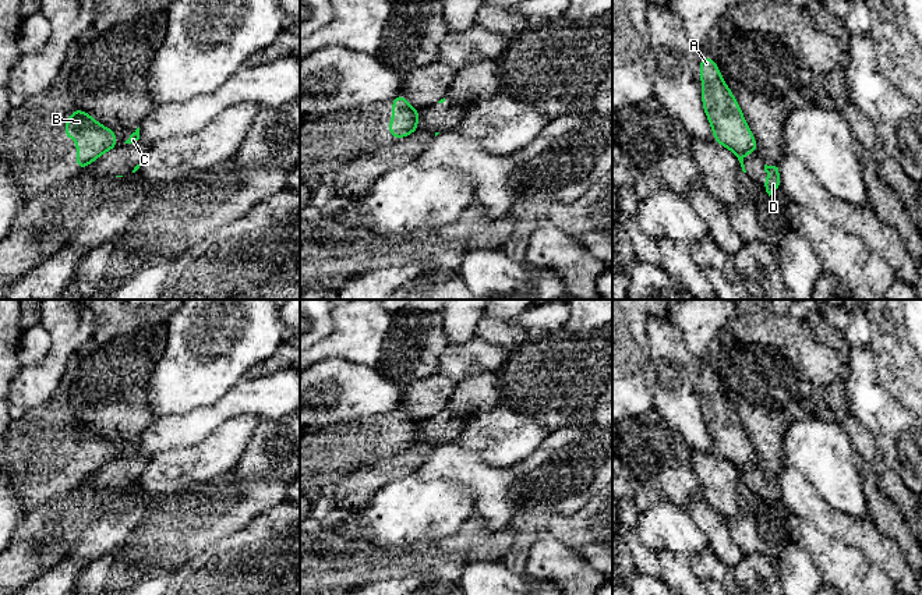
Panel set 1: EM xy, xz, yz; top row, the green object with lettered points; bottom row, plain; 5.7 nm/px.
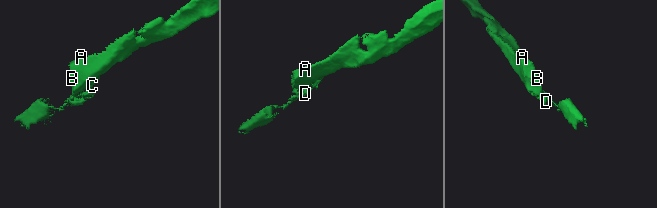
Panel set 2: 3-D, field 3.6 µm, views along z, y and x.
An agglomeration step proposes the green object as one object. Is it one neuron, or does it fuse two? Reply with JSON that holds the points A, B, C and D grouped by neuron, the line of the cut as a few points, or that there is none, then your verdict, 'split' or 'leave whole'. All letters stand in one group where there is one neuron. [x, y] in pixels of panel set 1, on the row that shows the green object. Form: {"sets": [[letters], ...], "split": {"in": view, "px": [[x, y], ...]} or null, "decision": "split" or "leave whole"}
{"sets": [["A", "B"], ["C", "D"]], "split": {"in": "yz", "px": [[745, 152], [737, 155]]}, "decision": "split"}

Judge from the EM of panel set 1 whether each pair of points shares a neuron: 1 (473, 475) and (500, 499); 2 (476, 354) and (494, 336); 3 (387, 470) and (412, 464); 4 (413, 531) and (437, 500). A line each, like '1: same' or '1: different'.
1: same
2: different
3: same
4: same

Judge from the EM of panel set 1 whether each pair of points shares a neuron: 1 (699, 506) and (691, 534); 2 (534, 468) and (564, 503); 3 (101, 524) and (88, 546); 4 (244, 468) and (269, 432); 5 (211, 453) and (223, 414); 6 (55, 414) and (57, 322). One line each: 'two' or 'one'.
1: two
2: one
3: two
4: one
5: two
6: two

